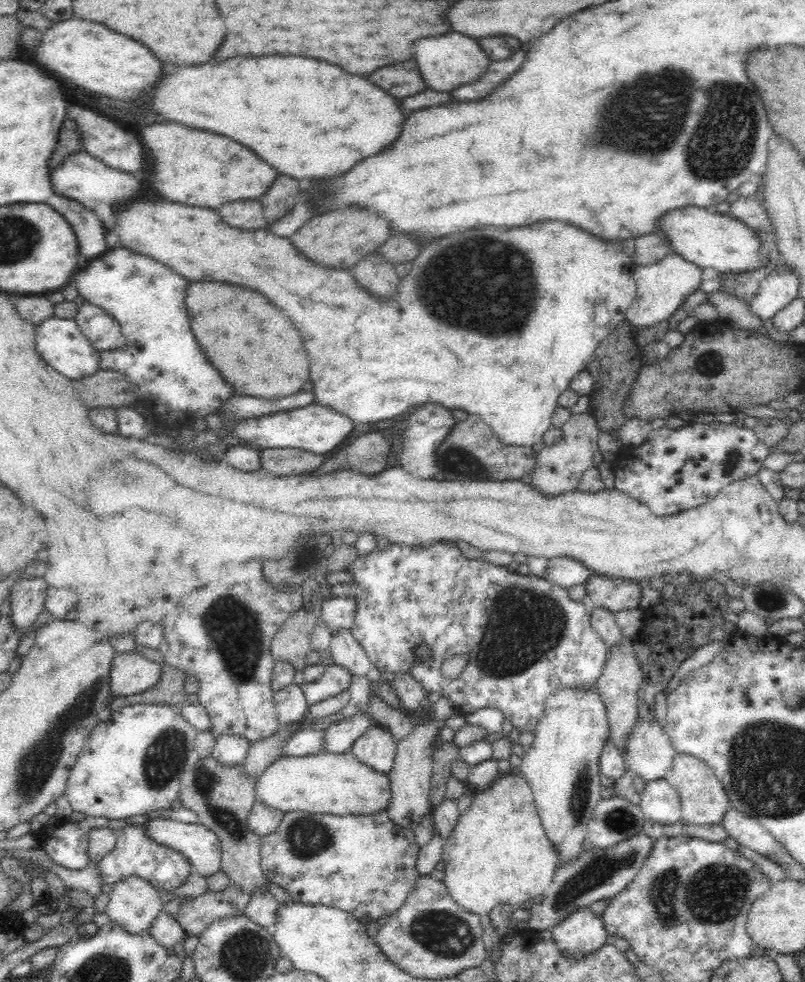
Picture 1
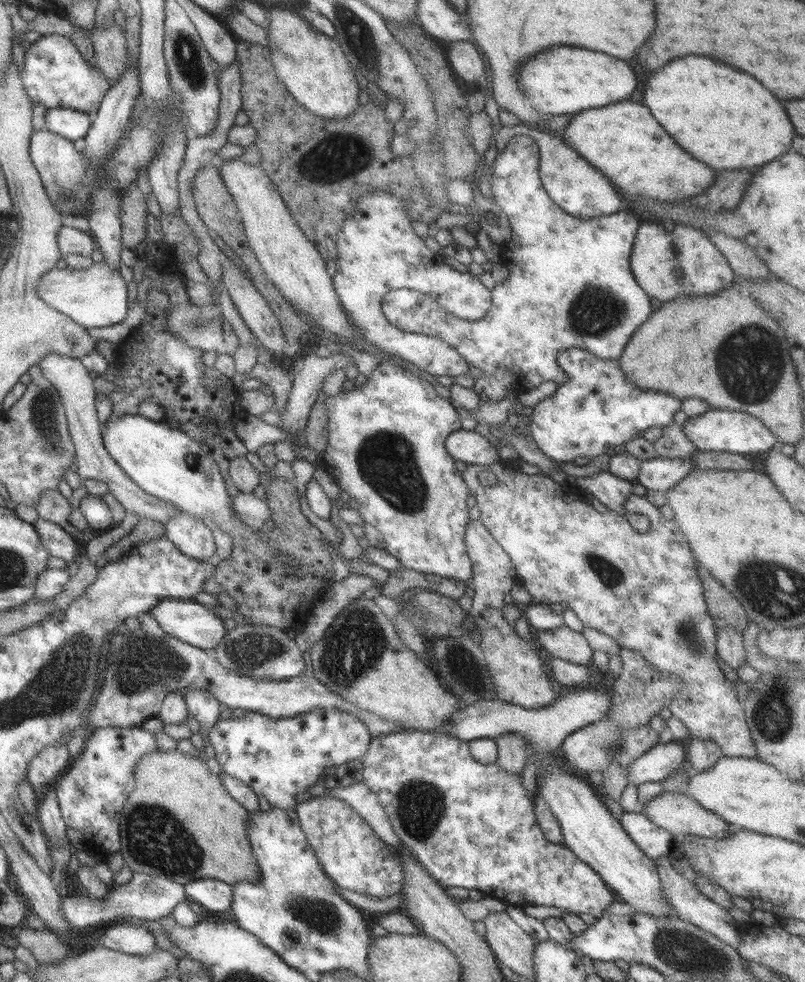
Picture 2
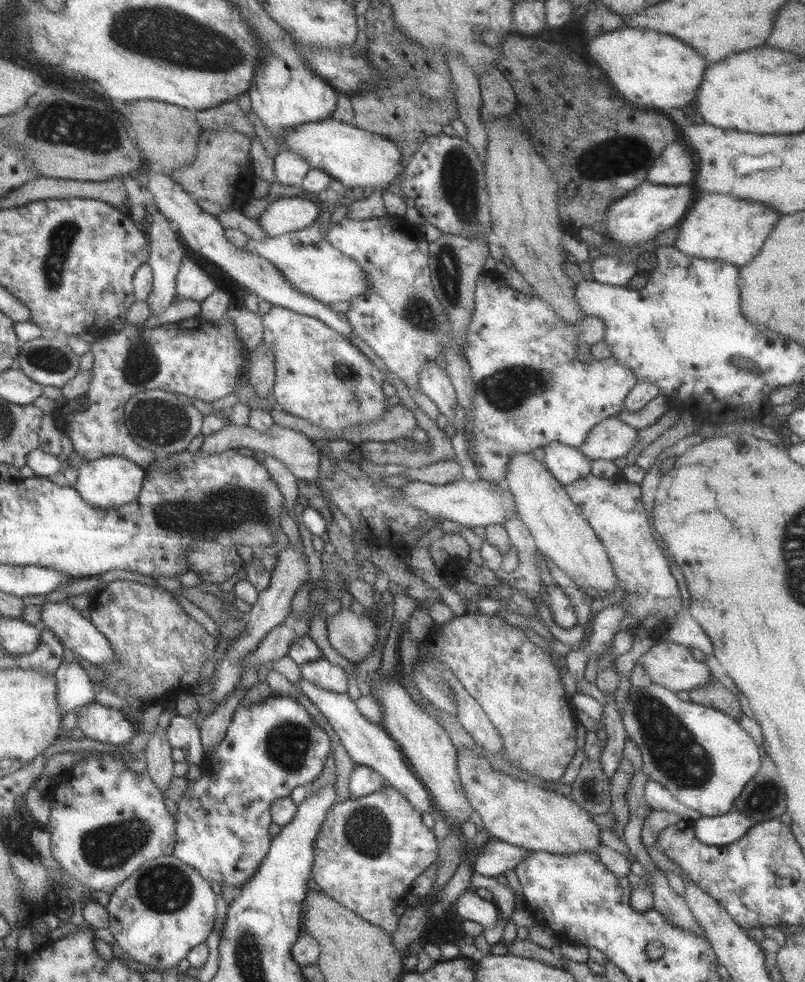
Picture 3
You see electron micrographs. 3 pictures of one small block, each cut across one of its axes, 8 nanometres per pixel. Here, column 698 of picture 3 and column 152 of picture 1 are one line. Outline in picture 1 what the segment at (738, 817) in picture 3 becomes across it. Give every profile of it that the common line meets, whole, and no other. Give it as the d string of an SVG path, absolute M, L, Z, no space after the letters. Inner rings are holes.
M147 818L146 834L158 844L181 852L203 877L221 870L221 844L217 834L202 823L186 824L170 818Z

